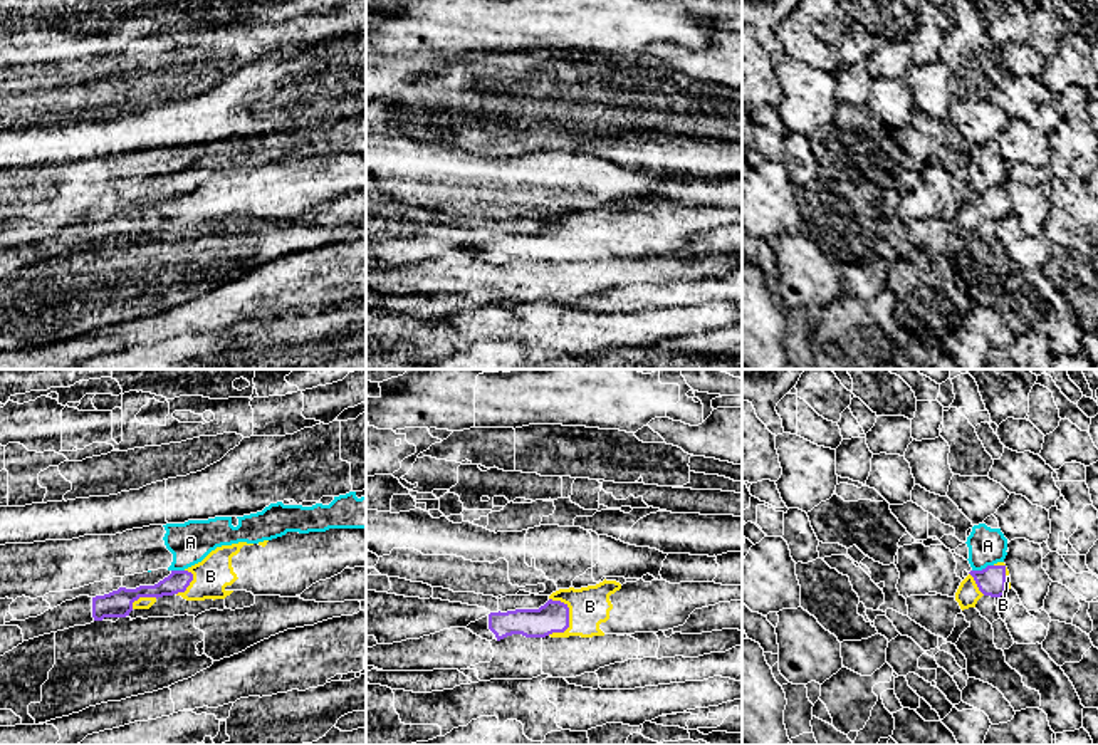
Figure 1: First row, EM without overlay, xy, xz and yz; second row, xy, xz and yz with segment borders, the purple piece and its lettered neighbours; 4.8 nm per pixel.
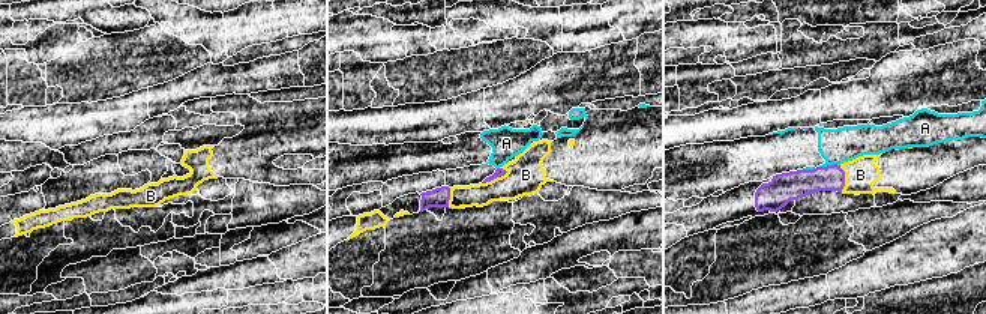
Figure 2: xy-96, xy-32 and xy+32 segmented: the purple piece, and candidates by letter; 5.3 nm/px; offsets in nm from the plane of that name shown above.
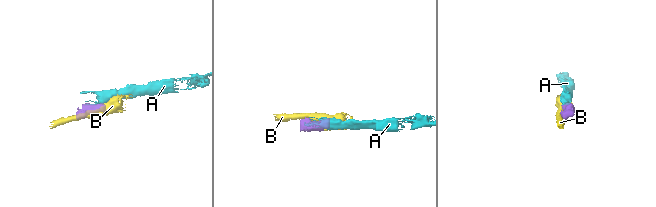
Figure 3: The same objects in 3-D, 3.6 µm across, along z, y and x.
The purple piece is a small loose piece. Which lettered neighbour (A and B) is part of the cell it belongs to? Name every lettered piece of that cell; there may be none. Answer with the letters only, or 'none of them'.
B

